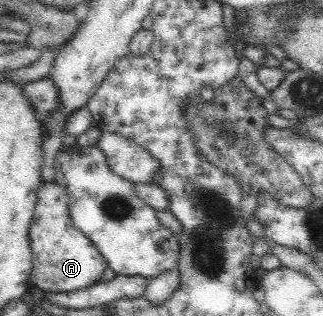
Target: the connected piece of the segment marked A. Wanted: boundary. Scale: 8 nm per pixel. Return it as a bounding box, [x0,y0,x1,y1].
[29,182,108,292]

